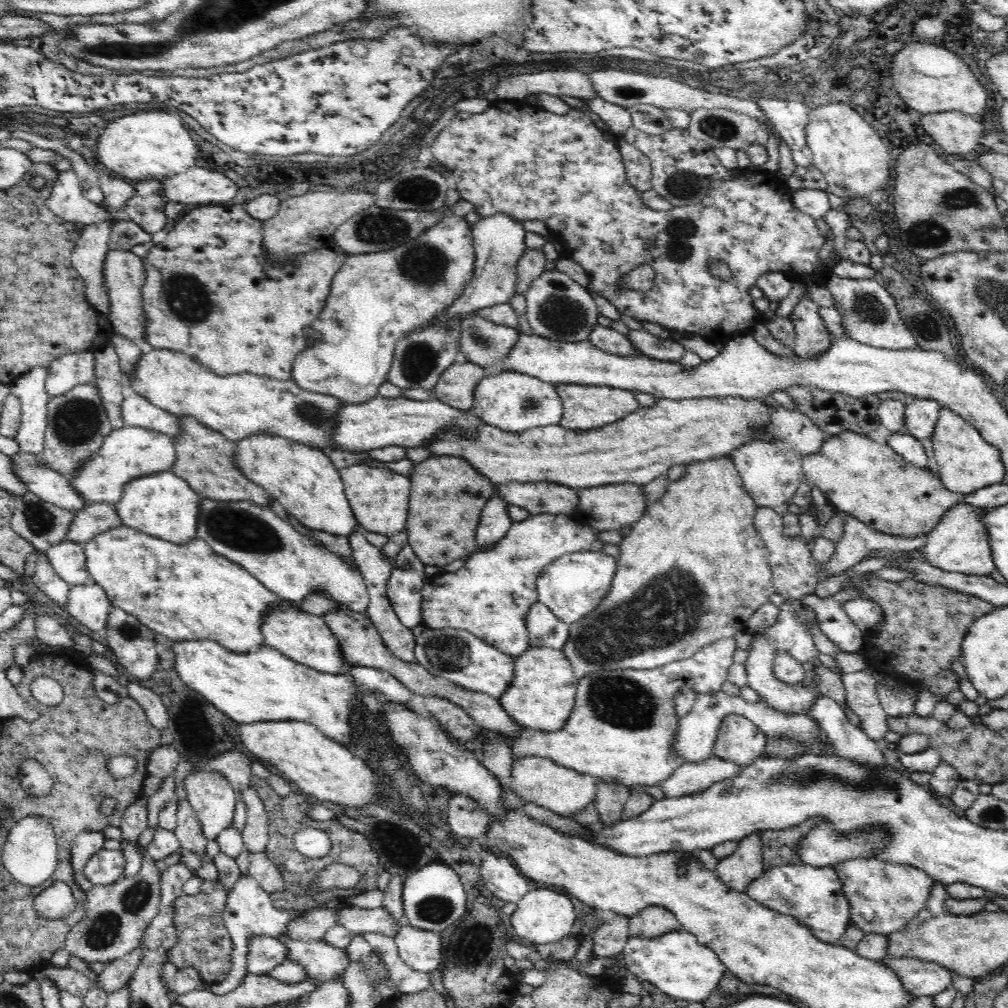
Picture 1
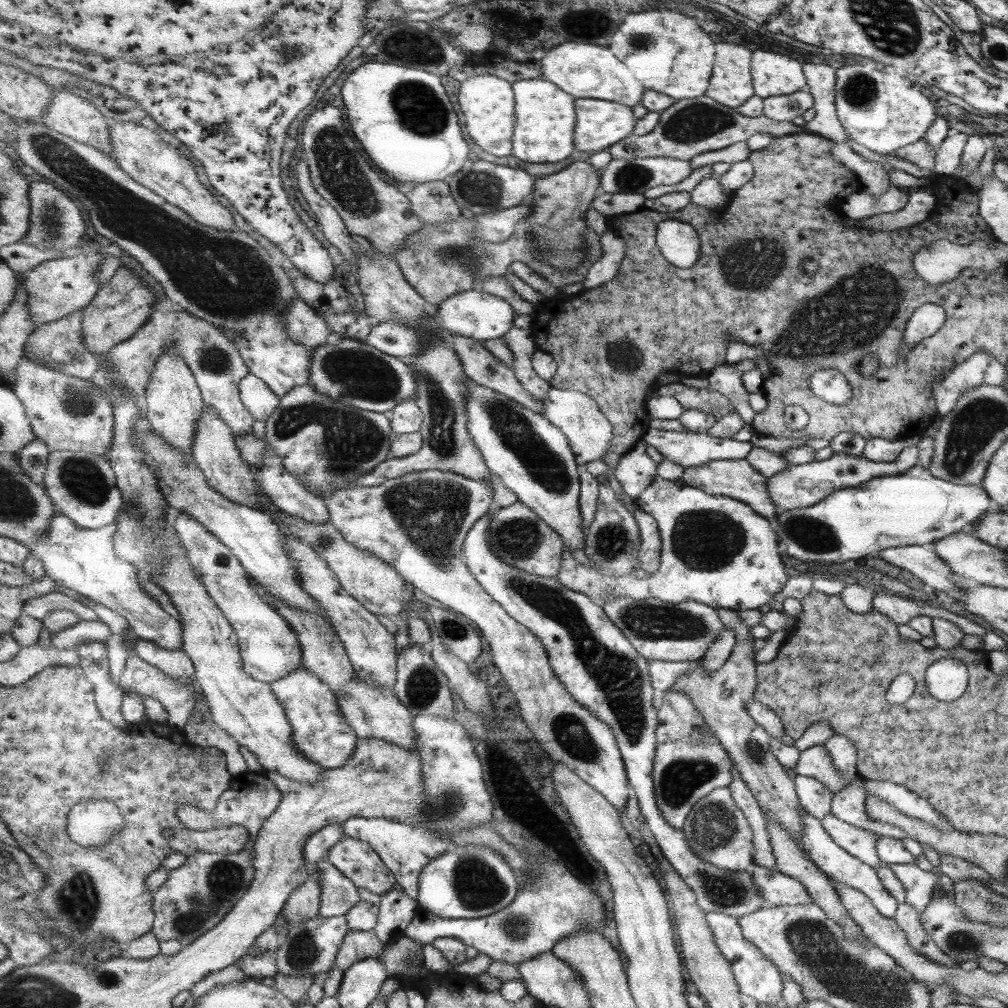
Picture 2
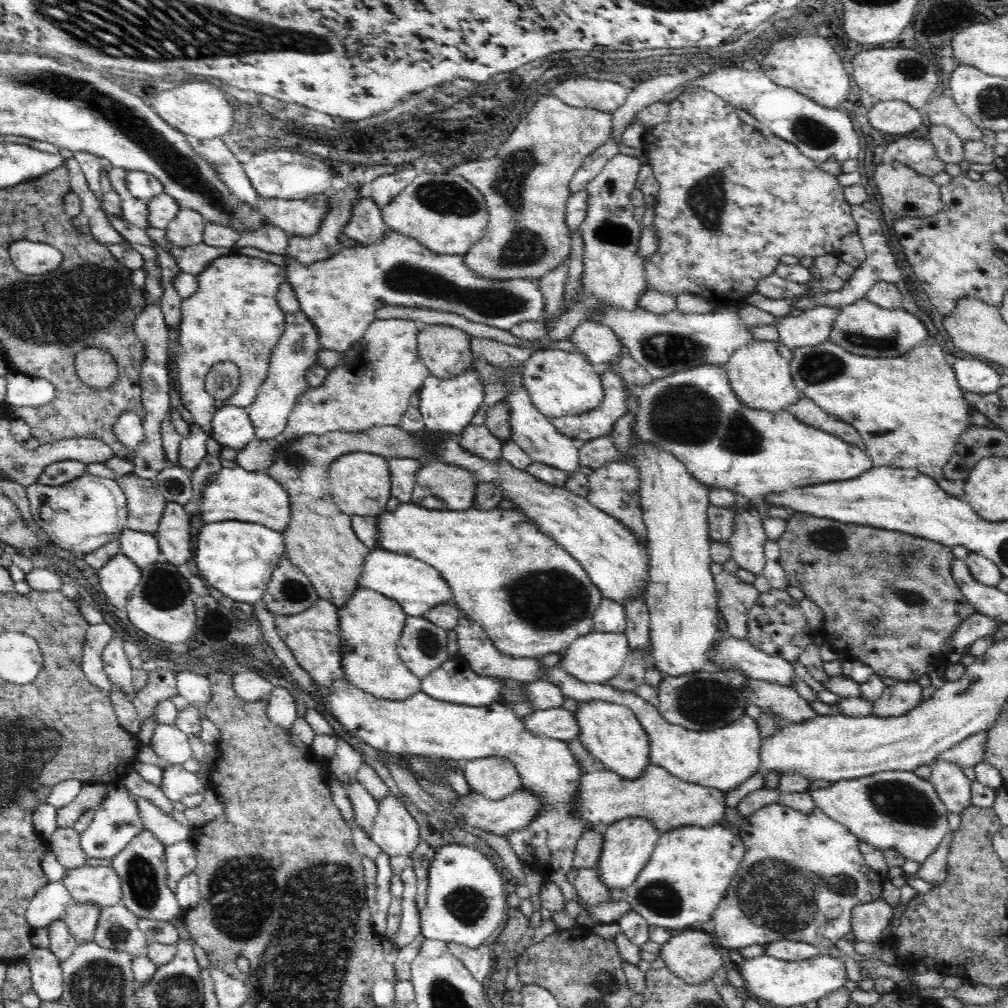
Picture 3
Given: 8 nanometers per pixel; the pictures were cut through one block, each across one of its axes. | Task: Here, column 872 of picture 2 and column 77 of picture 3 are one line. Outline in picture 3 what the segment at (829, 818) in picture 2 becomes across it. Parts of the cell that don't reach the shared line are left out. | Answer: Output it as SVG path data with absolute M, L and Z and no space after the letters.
M58 827L46 839L46 843L67 870L82 867L86 860L86 853L80 848L80 833L74 827Z

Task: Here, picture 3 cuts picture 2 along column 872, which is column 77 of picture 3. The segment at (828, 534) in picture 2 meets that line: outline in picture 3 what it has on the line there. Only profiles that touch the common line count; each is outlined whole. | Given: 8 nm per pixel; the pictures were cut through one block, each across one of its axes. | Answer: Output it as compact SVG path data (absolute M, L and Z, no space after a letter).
M86 472L82 477L60 484L60 486L46 486L39 482L31 484L26 486L26 494L30 501L31 517L35 524L43 529L54 545L73 551L77 555L88 554L108 542L119 540L120 534L126 530L127 500L116 479L93 476Z

